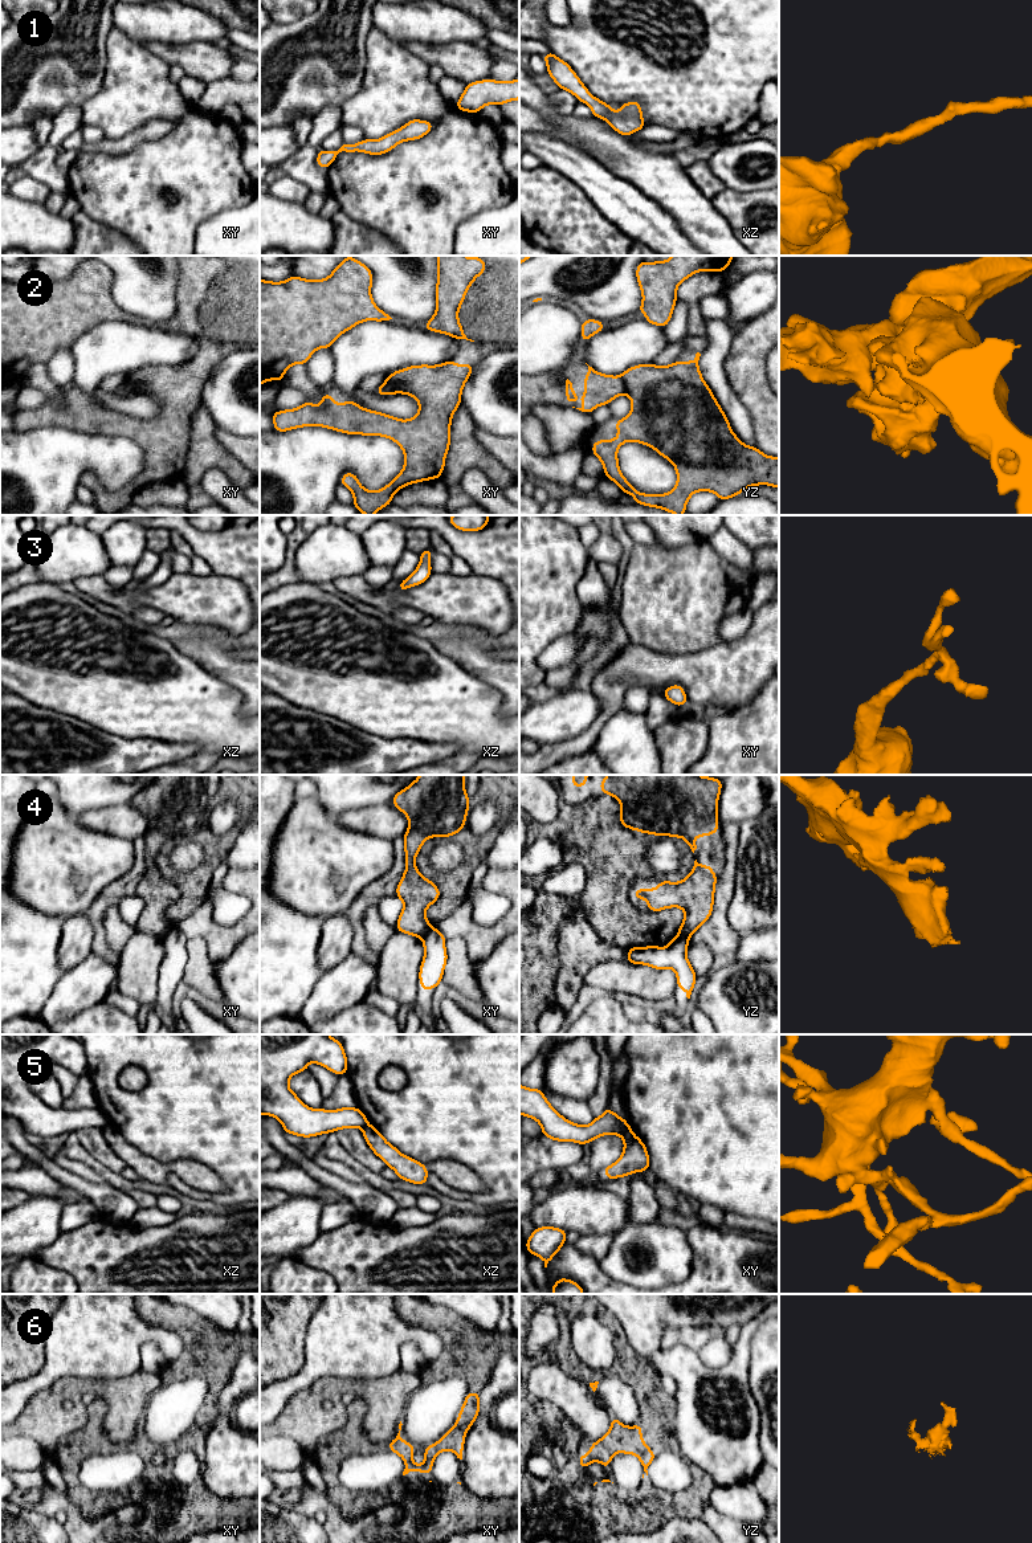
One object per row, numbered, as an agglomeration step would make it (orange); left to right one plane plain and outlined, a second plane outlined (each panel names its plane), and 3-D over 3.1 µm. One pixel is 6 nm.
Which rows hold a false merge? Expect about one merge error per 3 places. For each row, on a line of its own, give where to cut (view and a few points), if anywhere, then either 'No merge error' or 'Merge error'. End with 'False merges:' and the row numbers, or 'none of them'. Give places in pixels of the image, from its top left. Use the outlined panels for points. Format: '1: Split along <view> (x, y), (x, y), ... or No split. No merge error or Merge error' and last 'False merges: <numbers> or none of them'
1: No split. No merge error
2: No split. No merge error
3: No split. No merge error
4: No split. No merge error
5: Split along xy (627, 1122), (621, 1137). Merge error
6: No split. No merge error
False merges: 5

